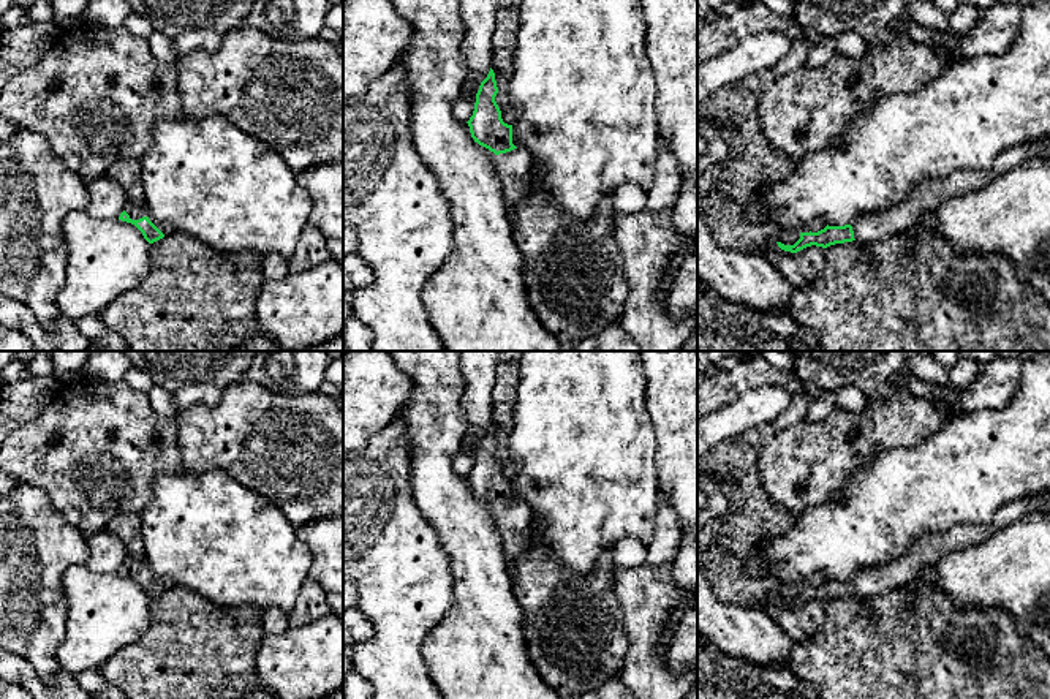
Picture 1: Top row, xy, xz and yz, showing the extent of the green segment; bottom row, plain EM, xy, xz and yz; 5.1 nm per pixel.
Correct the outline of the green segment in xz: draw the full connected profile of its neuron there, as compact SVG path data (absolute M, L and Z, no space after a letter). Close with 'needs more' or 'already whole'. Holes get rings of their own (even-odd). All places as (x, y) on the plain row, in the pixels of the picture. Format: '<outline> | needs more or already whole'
M490 422L476 448L474 465L470 474L471 492L497 509L497 528L509 566L516 563L530 542L531 511L525 503L512 498L512 479L501 473L495 455L498 448L495 427Z | needs more

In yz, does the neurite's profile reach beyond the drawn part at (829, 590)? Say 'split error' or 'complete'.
split error

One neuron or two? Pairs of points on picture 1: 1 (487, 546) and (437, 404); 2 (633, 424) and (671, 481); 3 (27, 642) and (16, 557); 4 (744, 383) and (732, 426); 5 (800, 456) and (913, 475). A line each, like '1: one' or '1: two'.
1: one
2: two
3: one
4: two
5: two

